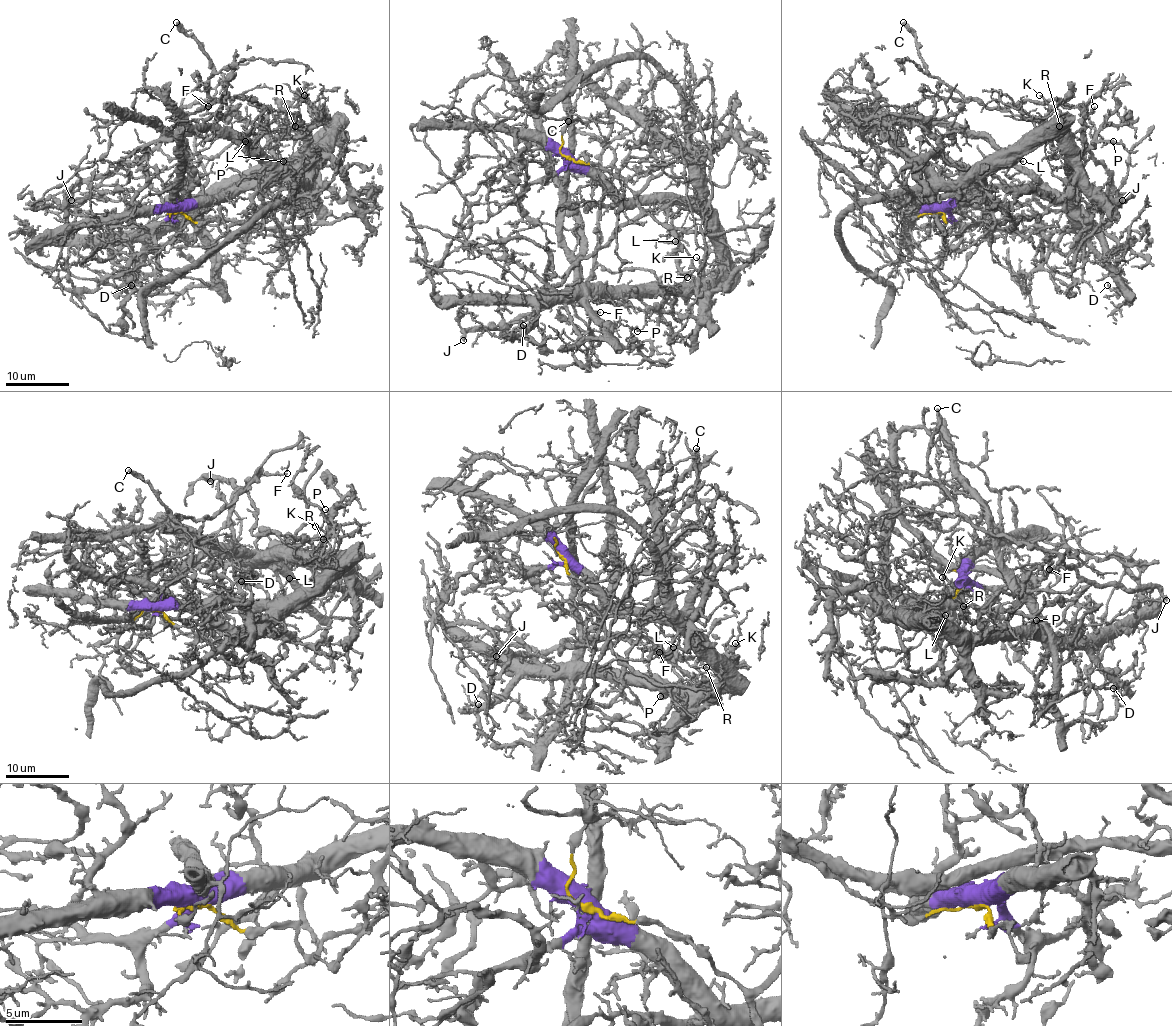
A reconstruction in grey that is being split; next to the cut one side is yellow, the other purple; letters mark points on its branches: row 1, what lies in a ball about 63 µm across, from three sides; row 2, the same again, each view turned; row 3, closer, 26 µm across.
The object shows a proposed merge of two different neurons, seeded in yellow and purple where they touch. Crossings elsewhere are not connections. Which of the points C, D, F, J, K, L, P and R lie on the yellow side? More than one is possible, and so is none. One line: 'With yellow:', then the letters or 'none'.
With yellow: C, F, J

